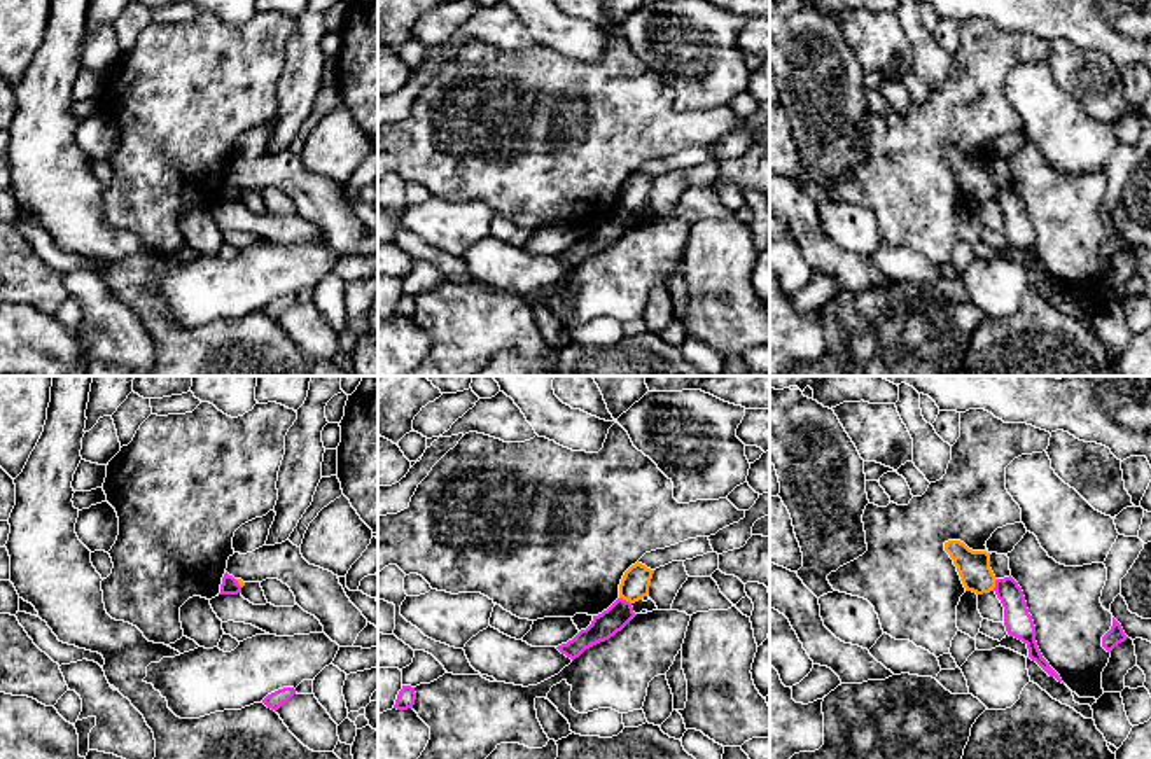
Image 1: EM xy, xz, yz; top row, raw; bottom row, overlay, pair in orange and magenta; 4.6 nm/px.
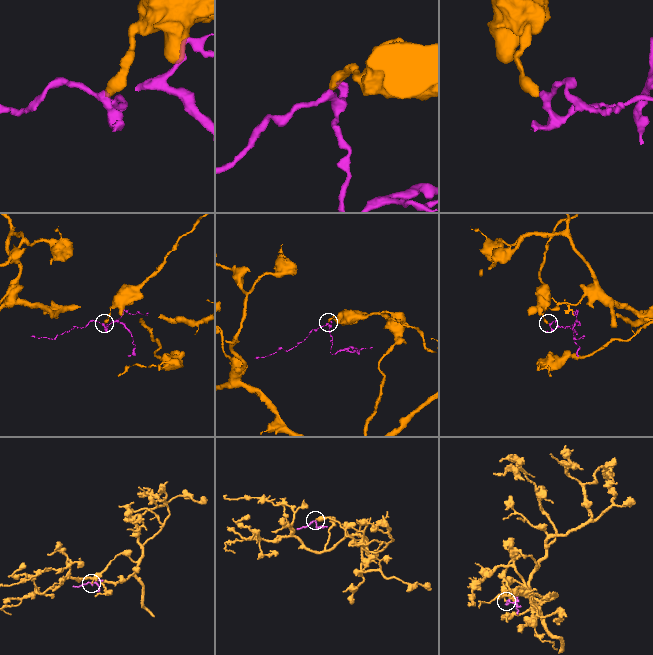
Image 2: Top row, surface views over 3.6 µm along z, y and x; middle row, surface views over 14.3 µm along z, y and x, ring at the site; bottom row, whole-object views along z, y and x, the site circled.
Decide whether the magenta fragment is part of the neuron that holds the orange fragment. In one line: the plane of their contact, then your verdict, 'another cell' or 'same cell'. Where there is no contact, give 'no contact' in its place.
xz | another cell

